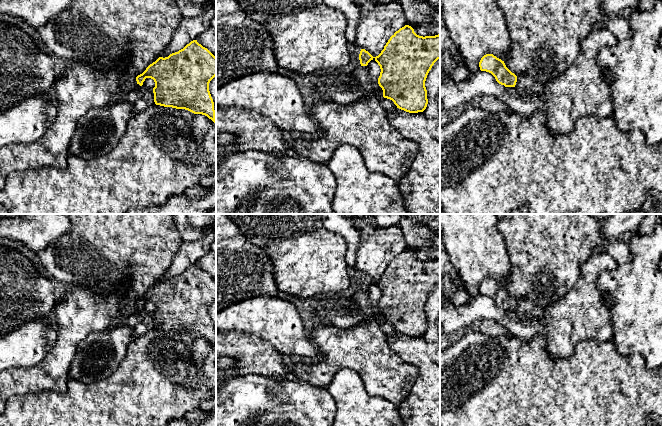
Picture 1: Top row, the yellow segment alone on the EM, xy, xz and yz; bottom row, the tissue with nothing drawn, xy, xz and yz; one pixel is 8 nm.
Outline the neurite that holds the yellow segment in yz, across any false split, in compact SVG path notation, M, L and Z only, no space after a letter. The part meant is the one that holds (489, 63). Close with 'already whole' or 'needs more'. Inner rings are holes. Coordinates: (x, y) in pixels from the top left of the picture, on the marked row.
M493 54L484 55L479 62L479 67L481 71L491 73L499 84L515 87L517 76L506 67L504 61Z; already whole

